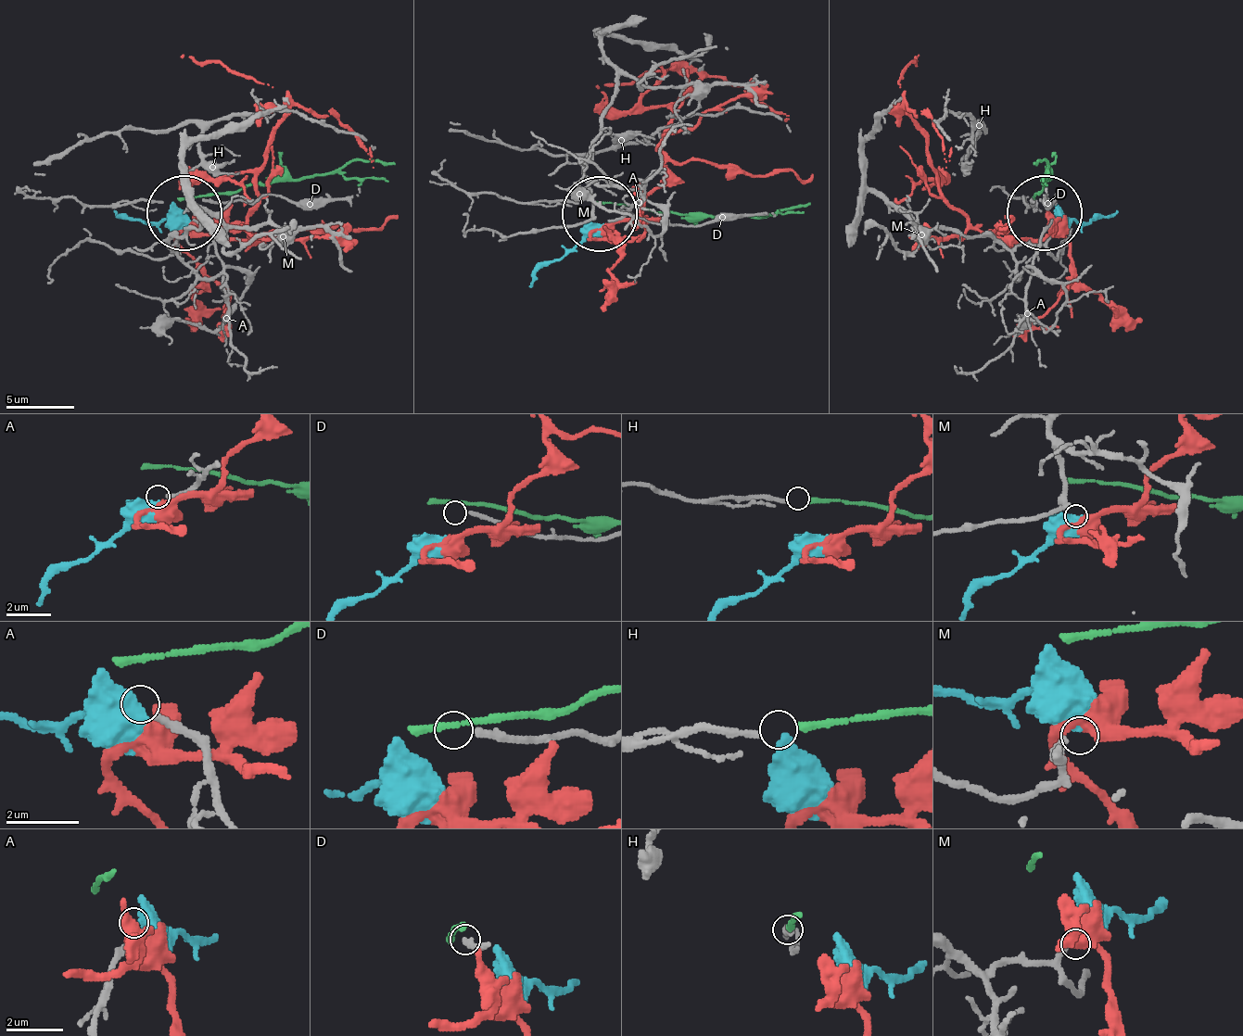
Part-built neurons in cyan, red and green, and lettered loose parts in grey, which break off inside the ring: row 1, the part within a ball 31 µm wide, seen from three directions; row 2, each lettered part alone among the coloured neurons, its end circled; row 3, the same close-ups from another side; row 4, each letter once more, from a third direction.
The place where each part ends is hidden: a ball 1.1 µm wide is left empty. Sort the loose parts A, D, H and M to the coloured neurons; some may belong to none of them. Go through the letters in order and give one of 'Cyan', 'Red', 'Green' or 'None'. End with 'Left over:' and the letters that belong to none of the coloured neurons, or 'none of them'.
A: None
D: None
H: Green
M: Cyan
Left over: A, D

